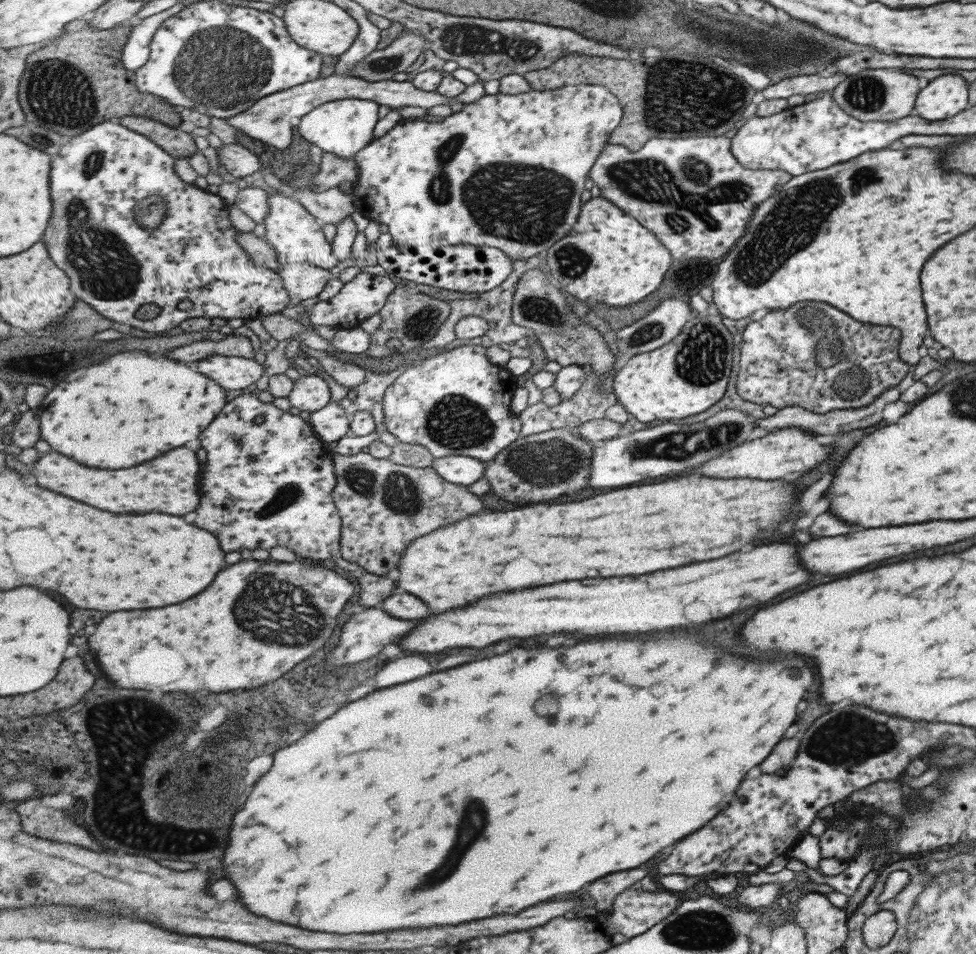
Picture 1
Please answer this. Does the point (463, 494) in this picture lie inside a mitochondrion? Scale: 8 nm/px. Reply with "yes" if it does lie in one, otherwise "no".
no

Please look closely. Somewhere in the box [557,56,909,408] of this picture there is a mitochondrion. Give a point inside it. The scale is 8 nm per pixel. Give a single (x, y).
(790, 225)

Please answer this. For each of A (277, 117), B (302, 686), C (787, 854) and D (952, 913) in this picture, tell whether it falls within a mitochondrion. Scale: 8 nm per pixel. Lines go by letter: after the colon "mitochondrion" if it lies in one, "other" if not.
A: mitochondrion
B: other
C: other
D: mitochondrion

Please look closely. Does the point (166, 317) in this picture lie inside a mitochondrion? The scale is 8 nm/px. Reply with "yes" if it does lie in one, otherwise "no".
no

